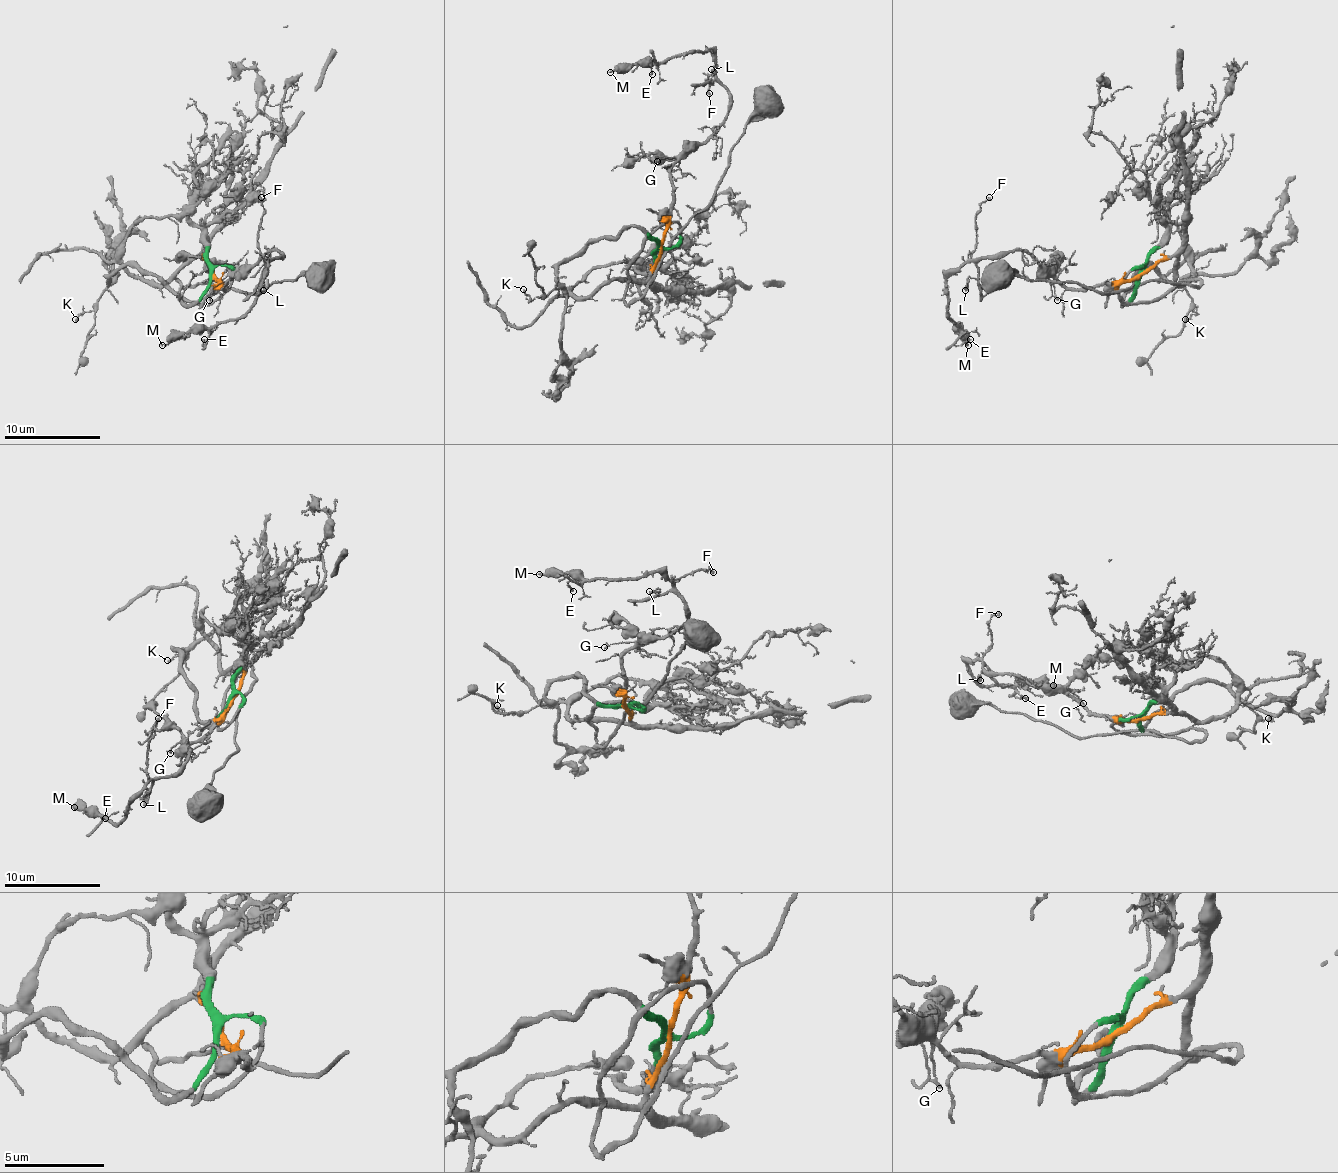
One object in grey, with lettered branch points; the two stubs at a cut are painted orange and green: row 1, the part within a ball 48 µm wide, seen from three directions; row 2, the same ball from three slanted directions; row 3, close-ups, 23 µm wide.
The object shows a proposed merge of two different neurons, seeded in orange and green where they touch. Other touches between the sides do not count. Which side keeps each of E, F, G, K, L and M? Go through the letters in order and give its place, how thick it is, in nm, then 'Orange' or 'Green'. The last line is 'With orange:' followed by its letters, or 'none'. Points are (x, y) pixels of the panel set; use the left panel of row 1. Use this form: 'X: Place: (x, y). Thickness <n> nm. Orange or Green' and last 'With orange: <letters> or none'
E: Place: (204, 339). Thickness 110 nm. Orange
F: Place: (261, 197). Thickness 140 nm. Orange
G: Place: (209, 300). Thickness 120 nm. Orange
K: Place: (75, 319). Thickness 140 nm. Orange
L: Place: (263, 290). Thickness 180 nm. Orange
M: Place: (162, 345). Thickness 130 nm. Orange
With orange: E, F, G, K, L, M

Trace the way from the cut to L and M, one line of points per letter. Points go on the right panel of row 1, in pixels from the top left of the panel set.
L: (1141, 274), (1067, 288), (1026, 252), (1014, 250), (987, 254), (975, 264), (978, 276), (966, 281), (966, 291)
M: (1141, 274), (1098, 286), (1067, 288), (1026, 252), (1014, 250), (963, 262), (947, 279), (947, 315), (968, 346)

